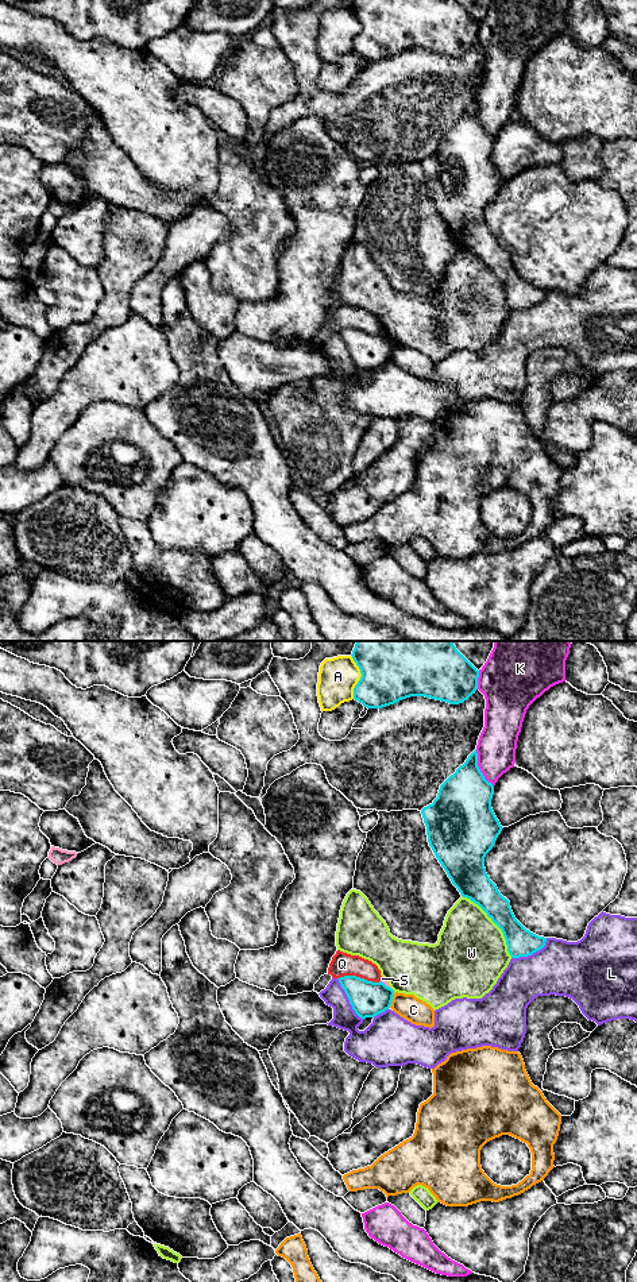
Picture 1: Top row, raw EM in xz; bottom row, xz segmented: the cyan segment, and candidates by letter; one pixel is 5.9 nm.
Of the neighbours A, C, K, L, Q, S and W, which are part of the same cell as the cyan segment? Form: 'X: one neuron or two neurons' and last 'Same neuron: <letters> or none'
A: two neurons
C: two neurons
K: two neurons
L: two neurons
Q: two neurons
S: two neurons
W: two neurons
Same neuron: none

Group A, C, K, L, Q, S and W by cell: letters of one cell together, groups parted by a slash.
A / C S / K / L / Q / W

